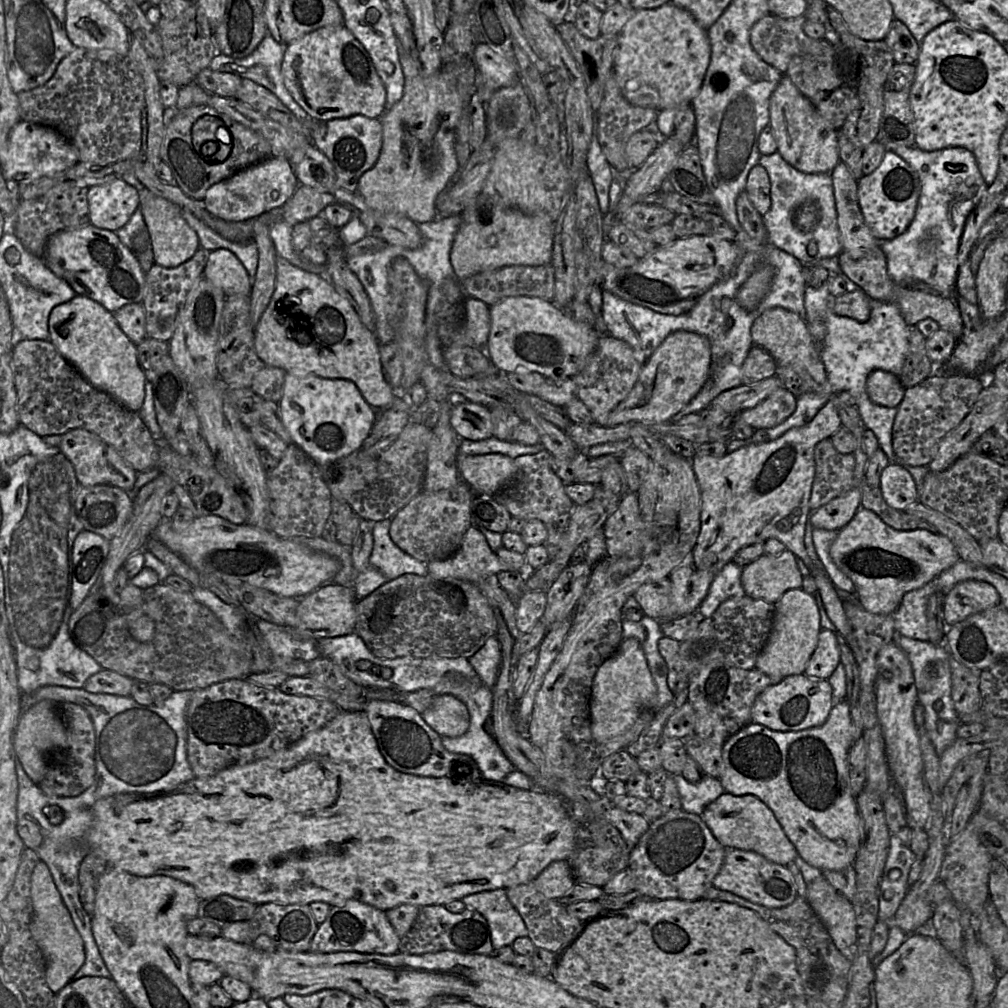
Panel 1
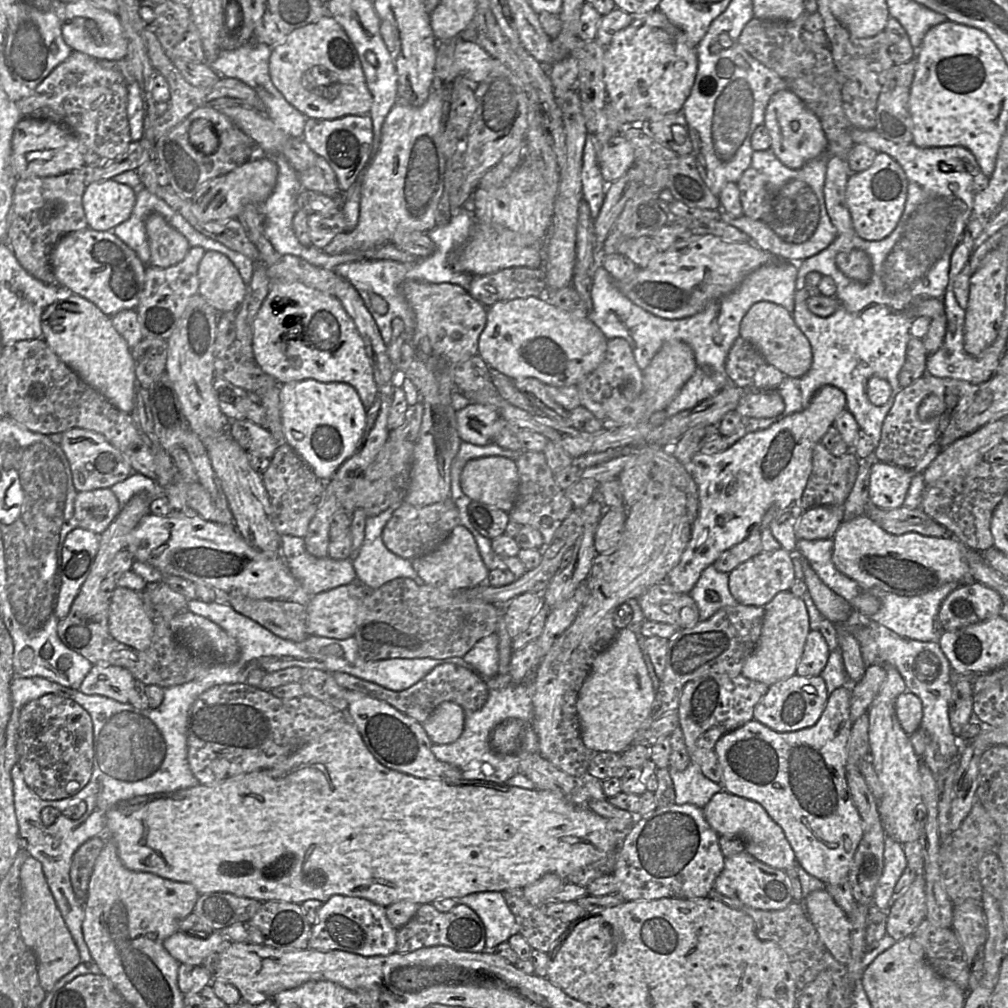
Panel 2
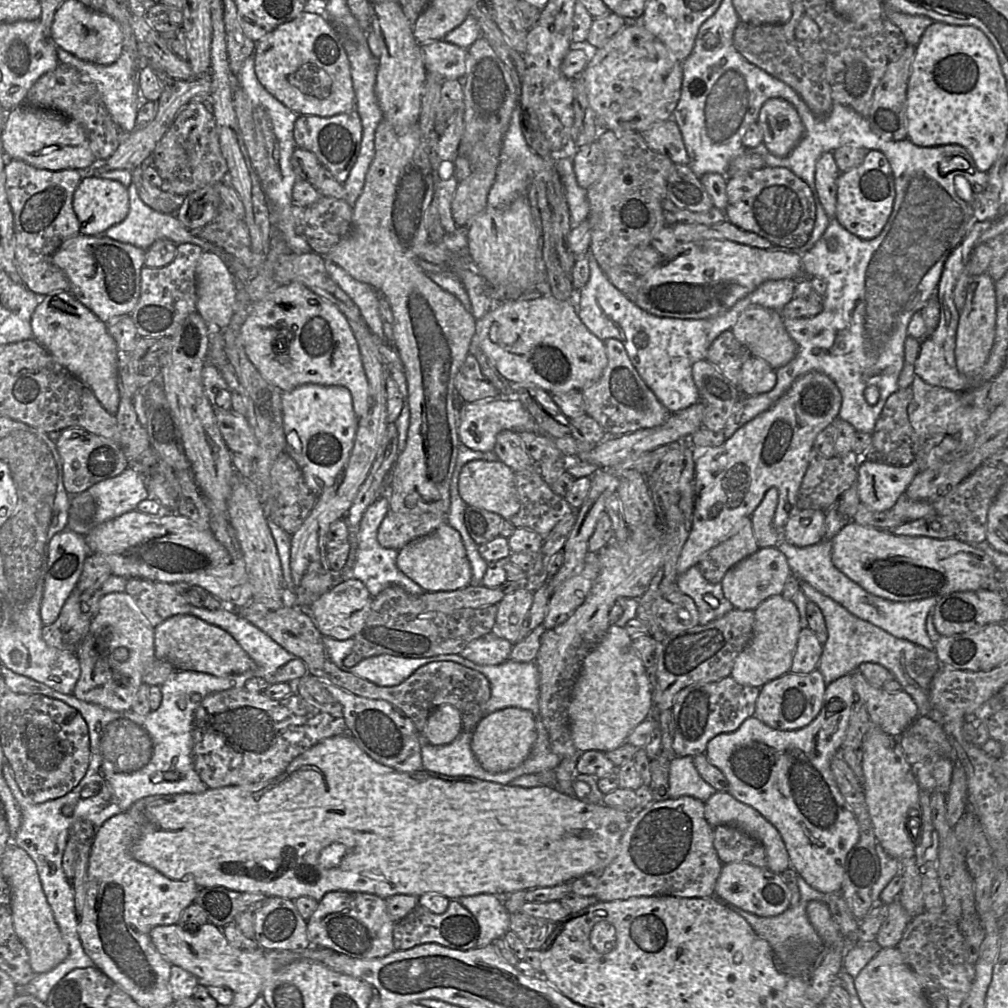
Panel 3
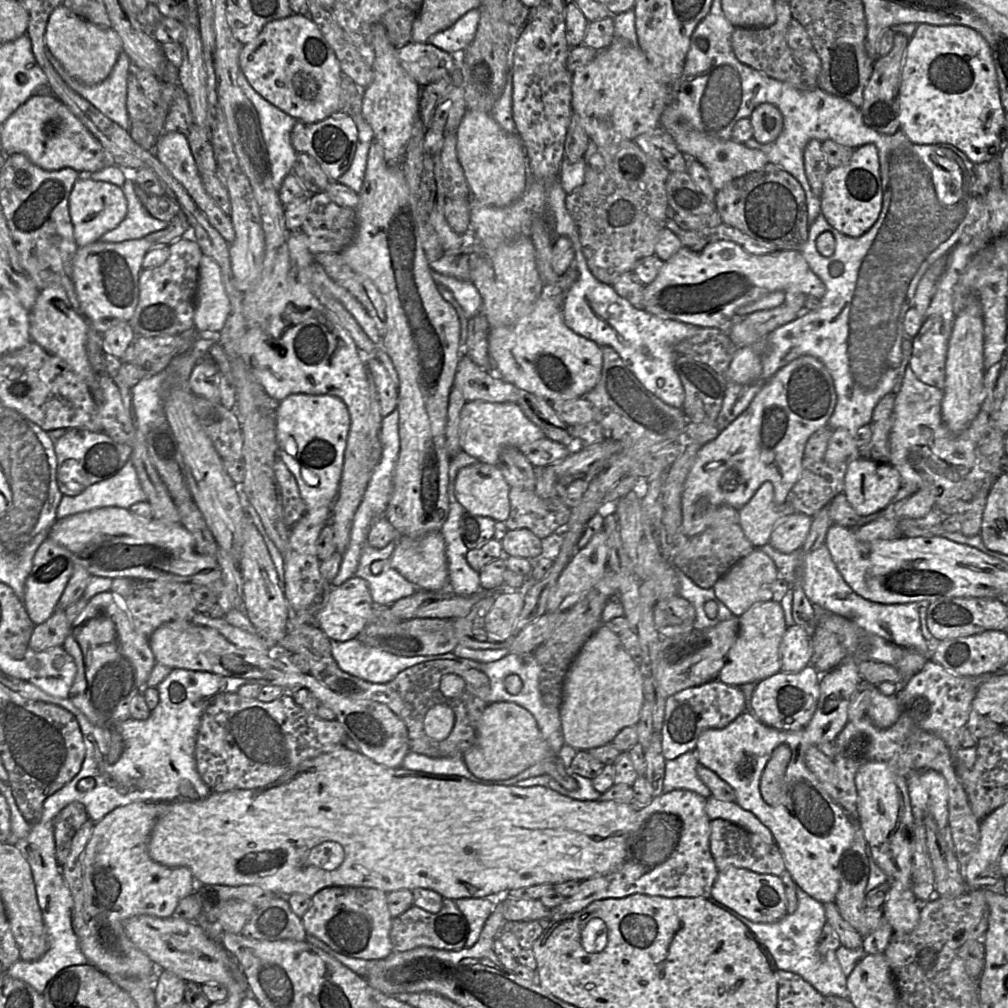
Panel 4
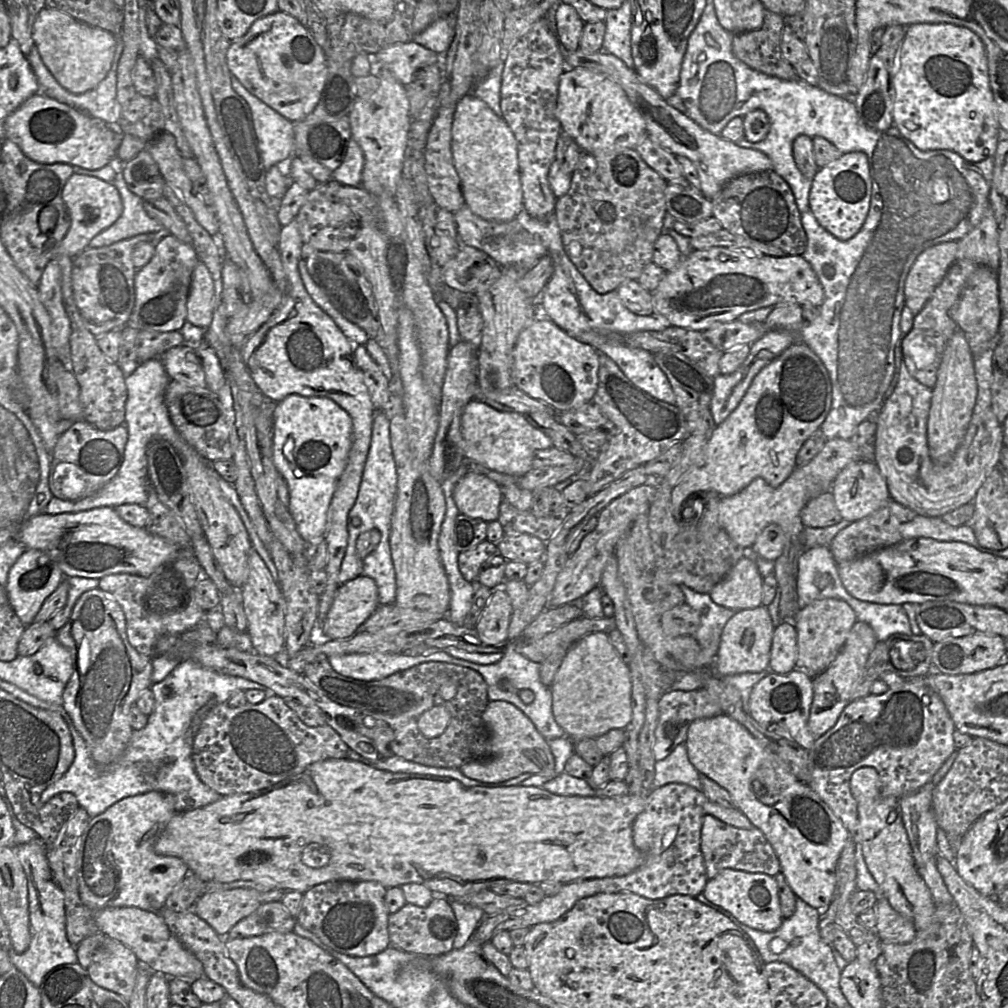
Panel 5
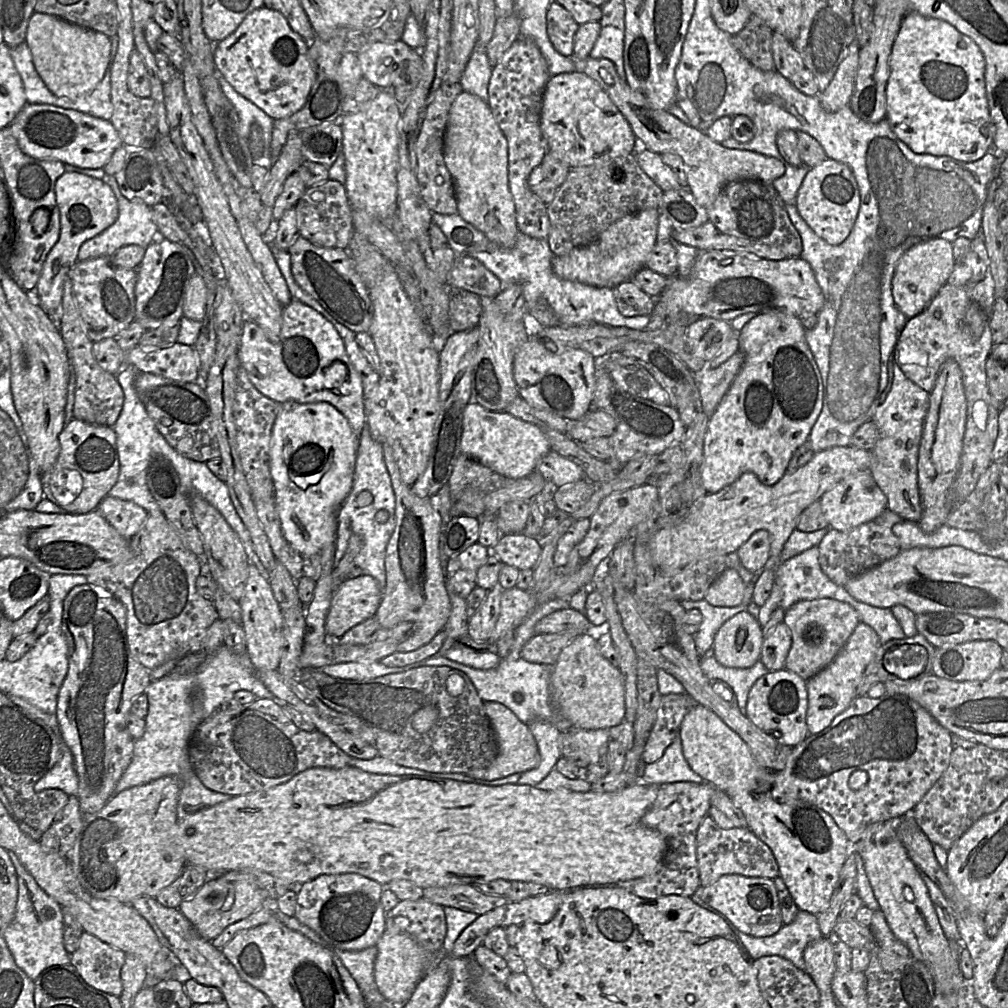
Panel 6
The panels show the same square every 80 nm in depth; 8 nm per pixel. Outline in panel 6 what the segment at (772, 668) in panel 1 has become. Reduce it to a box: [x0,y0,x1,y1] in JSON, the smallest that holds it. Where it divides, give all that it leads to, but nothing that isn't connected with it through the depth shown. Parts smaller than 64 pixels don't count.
[713,610,763,668]

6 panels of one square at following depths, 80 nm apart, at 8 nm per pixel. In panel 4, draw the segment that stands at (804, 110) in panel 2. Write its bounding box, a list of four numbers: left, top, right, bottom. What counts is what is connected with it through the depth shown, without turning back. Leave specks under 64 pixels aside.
[749,104,783,144]

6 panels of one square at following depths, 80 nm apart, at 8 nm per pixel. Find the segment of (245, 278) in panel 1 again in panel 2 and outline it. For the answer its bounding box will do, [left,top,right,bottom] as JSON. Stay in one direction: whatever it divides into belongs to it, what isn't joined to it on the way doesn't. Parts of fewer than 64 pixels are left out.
[198,251,247,313]

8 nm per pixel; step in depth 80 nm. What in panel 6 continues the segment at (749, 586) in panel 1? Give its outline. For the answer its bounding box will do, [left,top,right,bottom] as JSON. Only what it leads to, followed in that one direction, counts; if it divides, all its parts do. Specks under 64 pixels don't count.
[705,569,747,607]

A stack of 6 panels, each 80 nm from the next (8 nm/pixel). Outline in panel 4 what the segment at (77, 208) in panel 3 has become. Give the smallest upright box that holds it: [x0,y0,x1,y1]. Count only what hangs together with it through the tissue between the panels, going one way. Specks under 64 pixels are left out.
[69,178,127,247]

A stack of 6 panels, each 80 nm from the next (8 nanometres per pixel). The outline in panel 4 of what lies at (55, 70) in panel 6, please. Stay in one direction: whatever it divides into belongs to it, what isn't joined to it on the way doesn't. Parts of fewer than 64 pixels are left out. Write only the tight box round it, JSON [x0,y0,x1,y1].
[45,4,122,85]

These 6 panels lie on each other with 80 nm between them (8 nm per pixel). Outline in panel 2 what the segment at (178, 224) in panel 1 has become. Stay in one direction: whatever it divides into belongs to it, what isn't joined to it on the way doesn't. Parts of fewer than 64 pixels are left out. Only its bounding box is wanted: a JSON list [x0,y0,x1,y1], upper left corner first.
[146,213,191,267]

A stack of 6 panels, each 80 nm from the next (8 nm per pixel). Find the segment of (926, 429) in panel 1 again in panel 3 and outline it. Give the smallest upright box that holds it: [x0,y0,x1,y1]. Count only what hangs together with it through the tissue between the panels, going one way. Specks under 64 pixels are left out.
[863,386,923,466]

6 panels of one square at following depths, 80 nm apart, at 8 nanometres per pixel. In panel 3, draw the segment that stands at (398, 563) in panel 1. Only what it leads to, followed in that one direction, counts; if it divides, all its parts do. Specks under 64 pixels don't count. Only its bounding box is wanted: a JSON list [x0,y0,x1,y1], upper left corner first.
[352,496,425,597]

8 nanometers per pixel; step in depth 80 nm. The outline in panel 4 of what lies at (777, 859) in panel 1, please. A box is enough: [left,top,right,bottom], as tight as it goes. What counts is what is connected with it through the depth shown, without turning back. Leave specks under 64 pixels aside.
[705,796,775,843]

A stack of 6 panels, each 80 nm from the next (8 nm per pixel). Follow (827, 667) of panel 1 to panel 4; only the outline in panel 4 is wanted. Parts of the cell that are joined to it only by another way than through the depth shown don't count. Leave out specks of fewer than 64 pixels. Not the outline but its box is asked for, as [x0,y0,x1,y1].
[780,625,811,673]

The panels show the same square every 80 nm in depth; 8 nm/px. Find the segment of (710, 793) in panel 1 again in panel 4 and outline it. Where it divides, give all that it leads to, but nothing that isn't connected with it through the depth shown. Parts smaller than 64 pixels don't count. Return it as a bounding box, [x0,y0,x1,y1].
[664,752,711,799]

